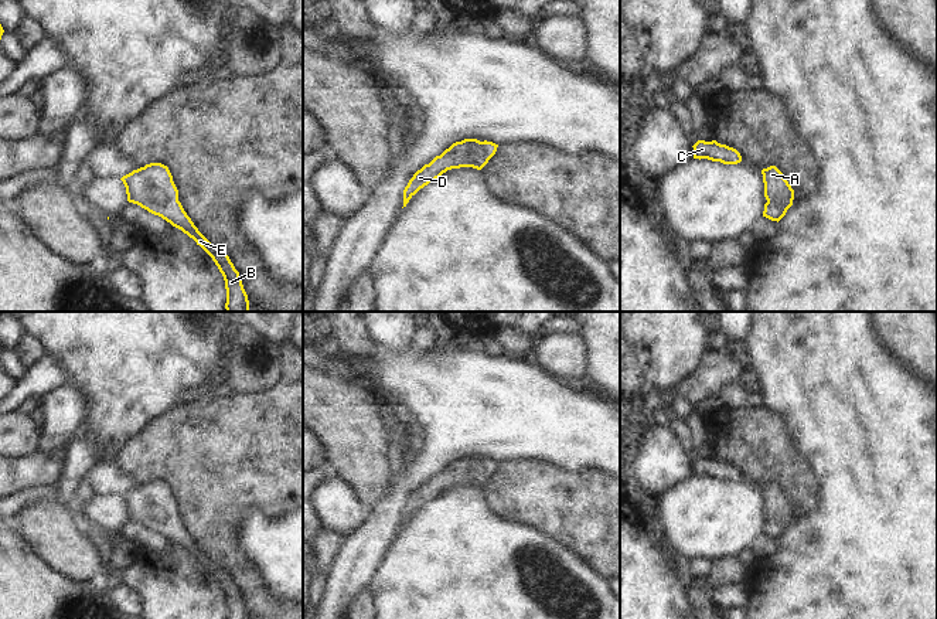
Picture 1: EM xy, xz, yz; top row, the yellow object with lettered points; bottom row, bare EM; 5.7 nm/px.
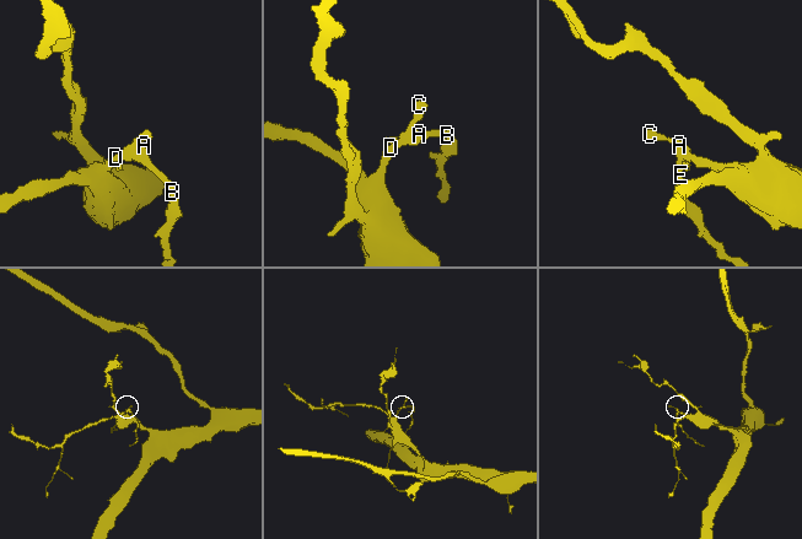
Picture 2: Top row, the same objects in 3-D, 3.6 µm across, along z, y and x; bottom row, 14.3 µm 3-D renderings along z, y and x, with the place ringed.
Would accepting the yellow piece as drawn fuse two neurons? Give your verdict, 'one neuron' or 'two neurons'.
one neuron

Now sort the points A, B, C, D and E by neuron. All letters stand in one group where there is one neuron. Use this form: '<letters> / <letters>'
A B C D E

